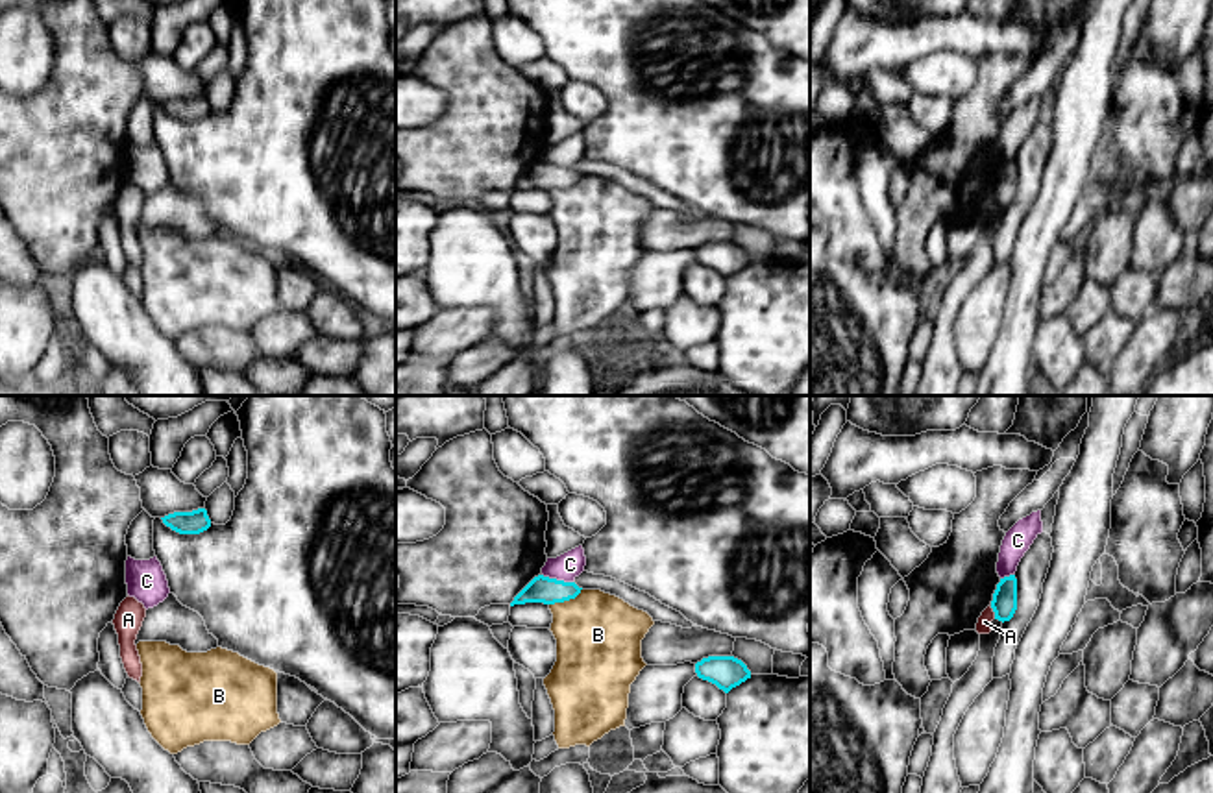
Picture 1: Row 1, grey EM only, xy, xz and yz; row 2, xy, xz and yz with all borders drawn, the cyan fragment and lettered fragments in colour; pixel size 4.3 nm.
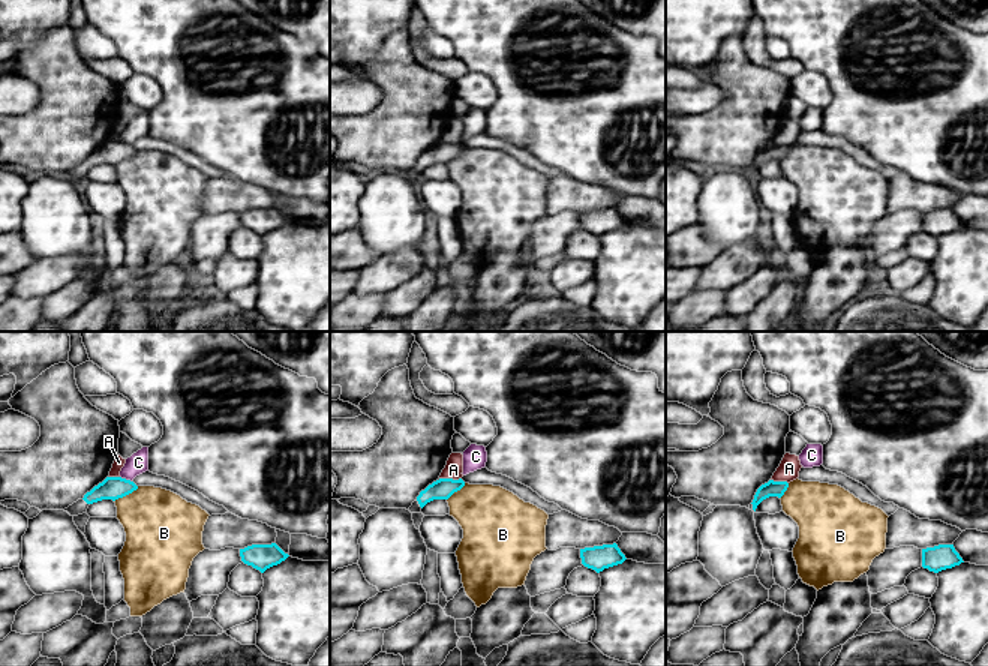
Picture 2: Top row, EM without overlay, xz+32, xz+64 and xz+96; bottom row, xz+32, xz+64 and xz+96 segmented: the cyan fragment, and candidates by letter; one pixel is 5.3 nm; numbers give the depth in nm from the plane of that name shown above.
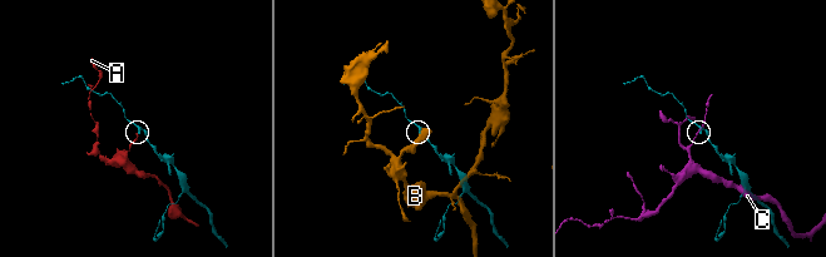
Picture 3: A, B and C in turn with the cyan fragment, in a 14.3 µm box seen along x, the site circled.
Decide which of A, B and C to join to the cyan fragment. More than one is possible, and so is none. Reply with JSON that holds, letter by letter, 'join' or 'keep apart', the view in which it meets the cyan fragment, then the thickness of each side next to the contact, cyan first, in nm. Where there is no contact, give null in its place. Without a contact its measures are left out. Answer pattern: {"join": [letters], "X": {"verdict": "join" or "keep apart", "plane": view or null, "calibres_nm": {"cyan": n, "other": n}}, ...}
{"join": [], "A": {"verdict": "keep apart", "plane": "yz", "calibres_nm": {"cyan": 110, "other": 60}}, "B": {"verdict": "keep apart", "plane": "xz", "calibres_nm": {"cyan": 120, "other": 360}}, "C": {"verdict": "keep apart", "plane": "xz", "calibres_nm": {"cyan": 120, "other": 120}}}

